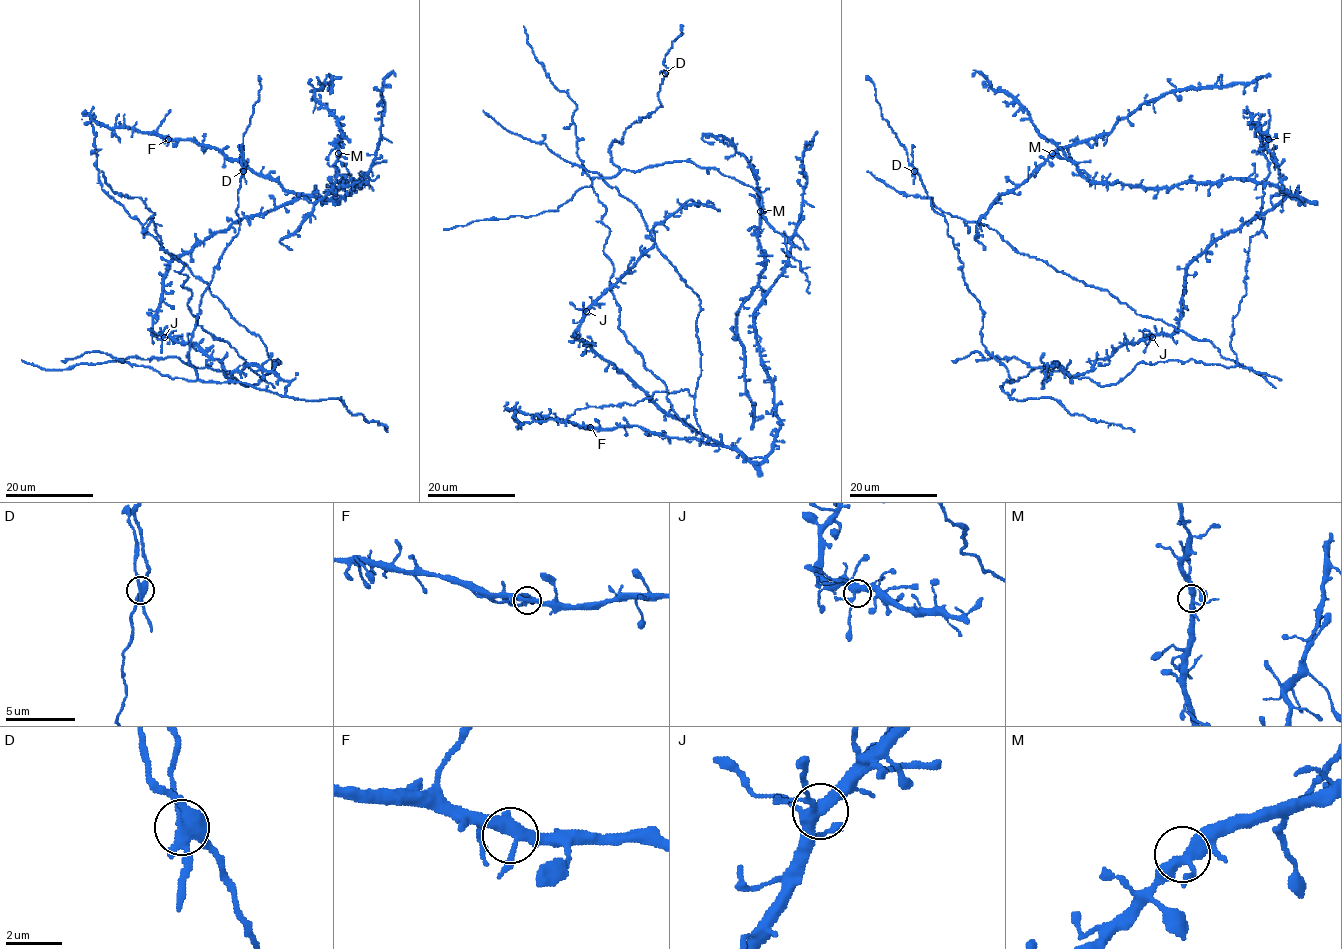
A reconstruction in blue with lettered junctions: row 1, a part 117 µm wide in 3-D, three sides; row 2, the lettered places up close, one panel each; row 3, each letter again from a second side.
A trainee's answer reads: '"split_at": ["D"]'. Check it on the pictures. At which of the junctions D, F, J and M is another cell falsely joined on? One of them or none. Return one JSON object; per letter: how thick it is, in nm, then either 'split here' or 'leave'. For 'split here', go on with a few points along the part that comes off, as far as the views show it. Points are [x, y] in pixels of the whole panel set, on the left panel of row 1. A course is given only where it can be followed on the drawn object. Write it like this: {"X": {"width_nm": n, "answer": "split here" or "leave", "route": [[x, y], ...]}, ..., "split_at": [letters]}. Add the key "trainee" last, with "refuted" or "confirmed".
{"D": {"width_nm": 400, "answer": "split here", "route": [[243, 171], [238, 144]]}, "F": {"width_nm": 360, "answer": "leave"}, "J": {"width_nm": 400, "answer": "leave"}, "M": {"width_nm": 320, "answer": "leave"}, "split_at": ["D"], "trainee": "confirmed"}

